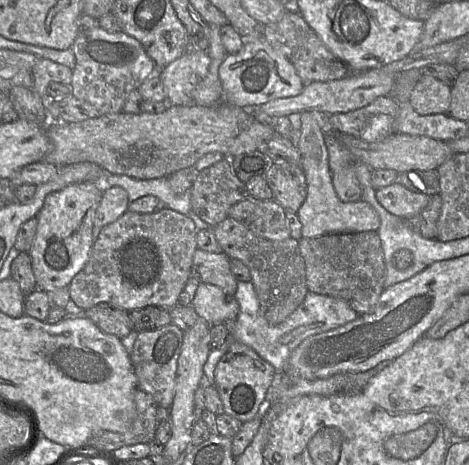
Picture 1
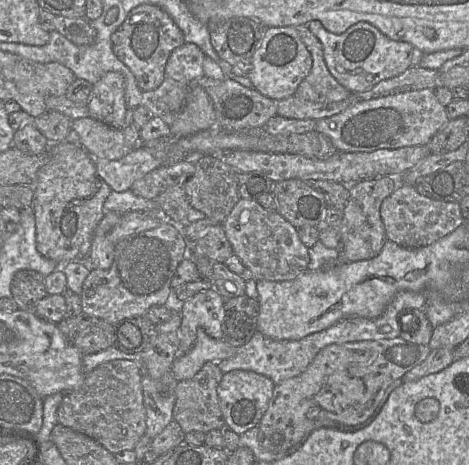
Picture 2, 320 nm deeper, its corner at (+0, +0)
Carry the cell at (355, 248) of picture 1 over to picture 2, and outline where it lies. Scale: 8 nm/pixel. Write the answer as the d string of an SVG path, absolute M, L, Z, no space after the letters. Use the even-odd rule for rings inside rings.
M424 309L404 310L399 313L400 336L413 344L429 345L433 327Z

